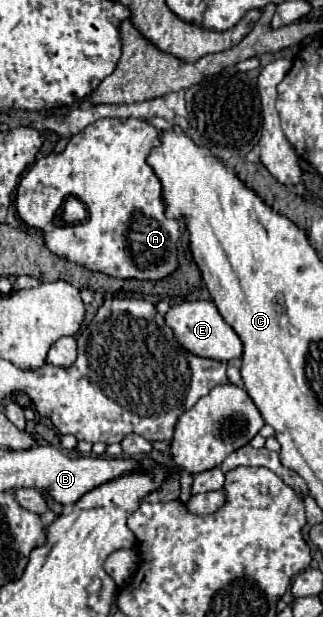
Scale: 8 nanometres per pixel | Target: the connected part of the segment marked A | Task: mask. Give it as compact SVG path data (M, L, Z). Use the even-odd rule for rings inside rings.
M98 119L74 135L62 153L52 153L38 159L30 171L22 175L16 189L16 211L20 219L26 225L44 231L46 245L54 255L84 265L92 271L110 273L112 277L120 279L134 277L152 281L170 275L178 265L176 243L180 237L180 223L166 219L160 181L154 175L152 167L146 163L150 149L156 145L158 129L142 119ZM66 197L78 197L86 205L88 219L84 223L74 223L70 227L60 227L54 223Z

